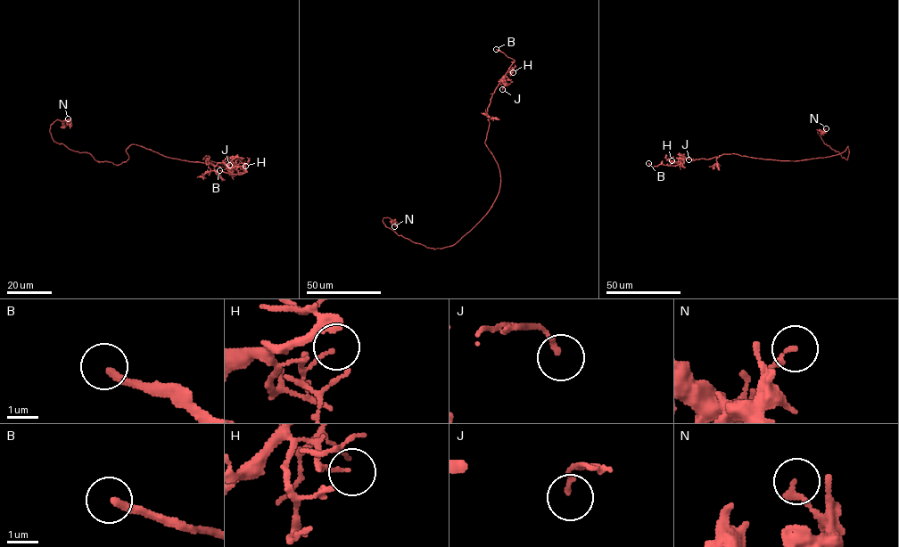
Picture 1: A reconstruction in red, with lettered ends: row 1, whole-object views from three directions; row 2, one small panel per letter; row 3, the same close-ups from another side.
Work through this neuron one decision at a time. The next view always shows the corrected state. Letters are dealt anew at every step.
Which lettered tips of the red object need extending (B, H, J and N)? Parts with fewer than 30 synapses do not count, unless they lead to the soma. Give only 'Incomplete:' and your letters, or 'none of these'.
Incomplete: B

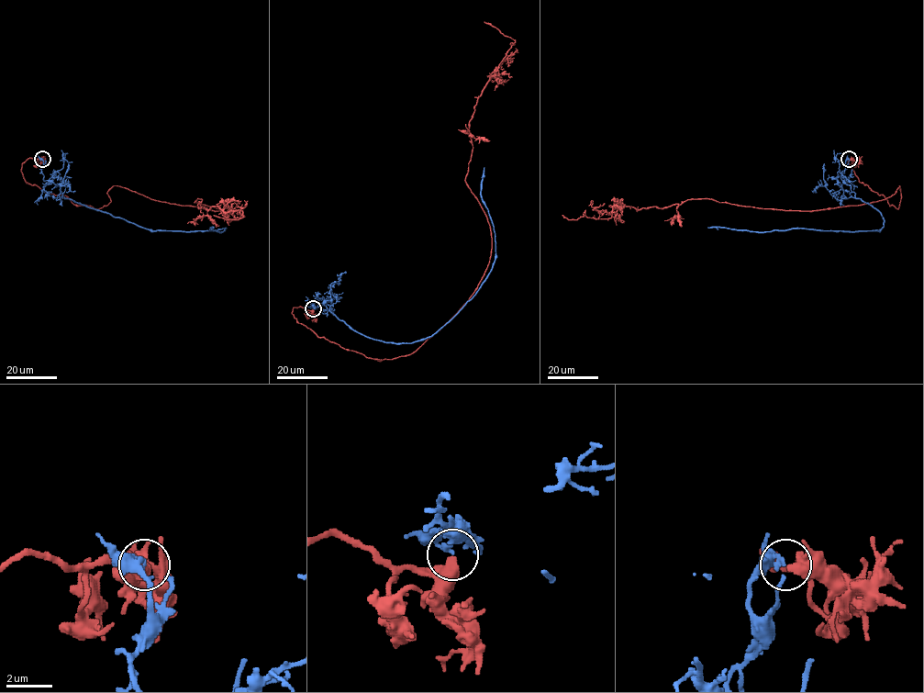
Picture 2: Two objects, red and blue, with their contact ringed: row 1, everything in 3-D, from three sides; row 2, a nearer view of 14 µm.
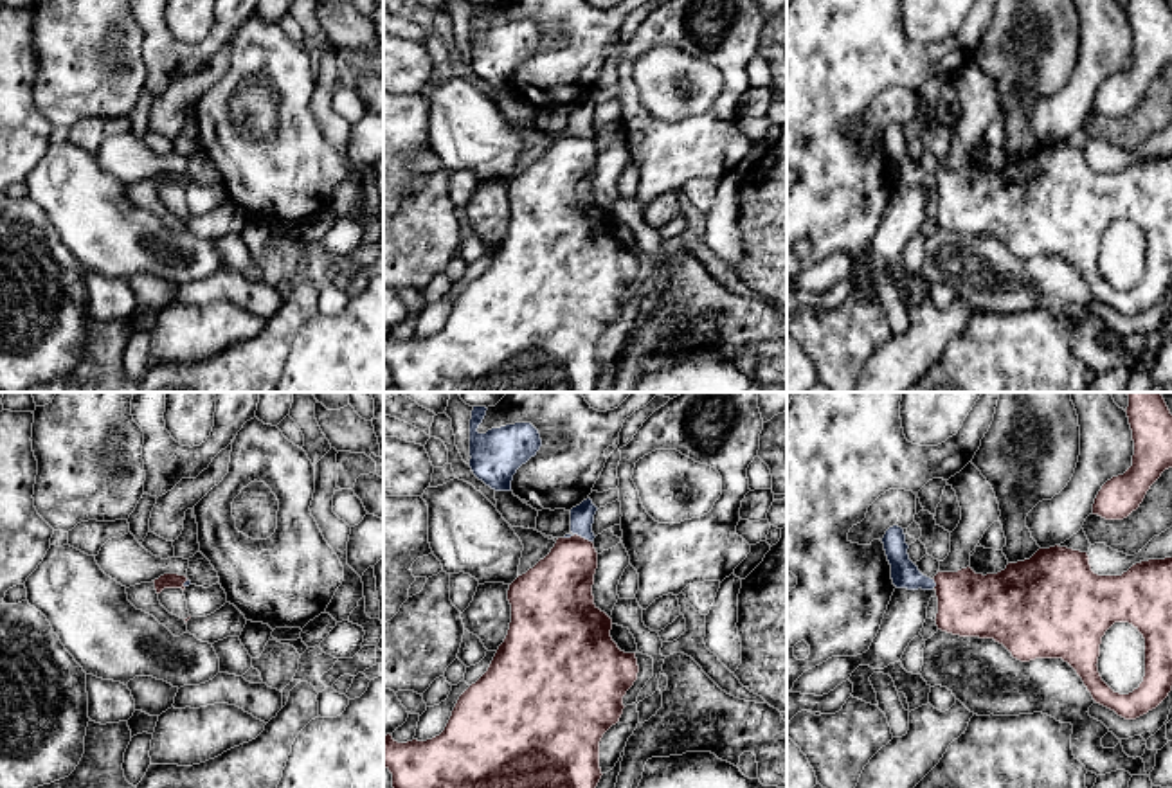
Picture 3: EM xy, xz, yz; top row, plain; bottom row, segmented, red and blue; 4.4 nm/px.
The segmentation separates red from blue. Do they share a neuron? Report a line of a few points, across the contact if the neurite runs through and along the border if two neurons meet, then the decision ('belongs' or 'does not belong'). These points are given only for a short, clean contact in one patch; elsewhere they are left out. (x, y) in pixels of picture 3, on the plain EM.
line xz (575, 130), (591, 139); does not belong

